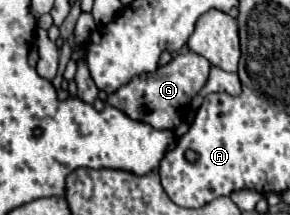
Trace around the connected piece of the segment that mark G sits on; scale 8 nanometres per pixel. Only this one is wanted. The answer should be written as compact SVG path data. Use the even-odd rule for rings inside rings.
M185 52L175 56L169 64L157 68L153 74L139 74L119 90L107 96L107 104L127 114L131 120L145 120L155 130L177 130L189 112L191 100L199 94L203 84L207 82L211 64L199 54ZM145 106L149 106L149 114L145 114Z

